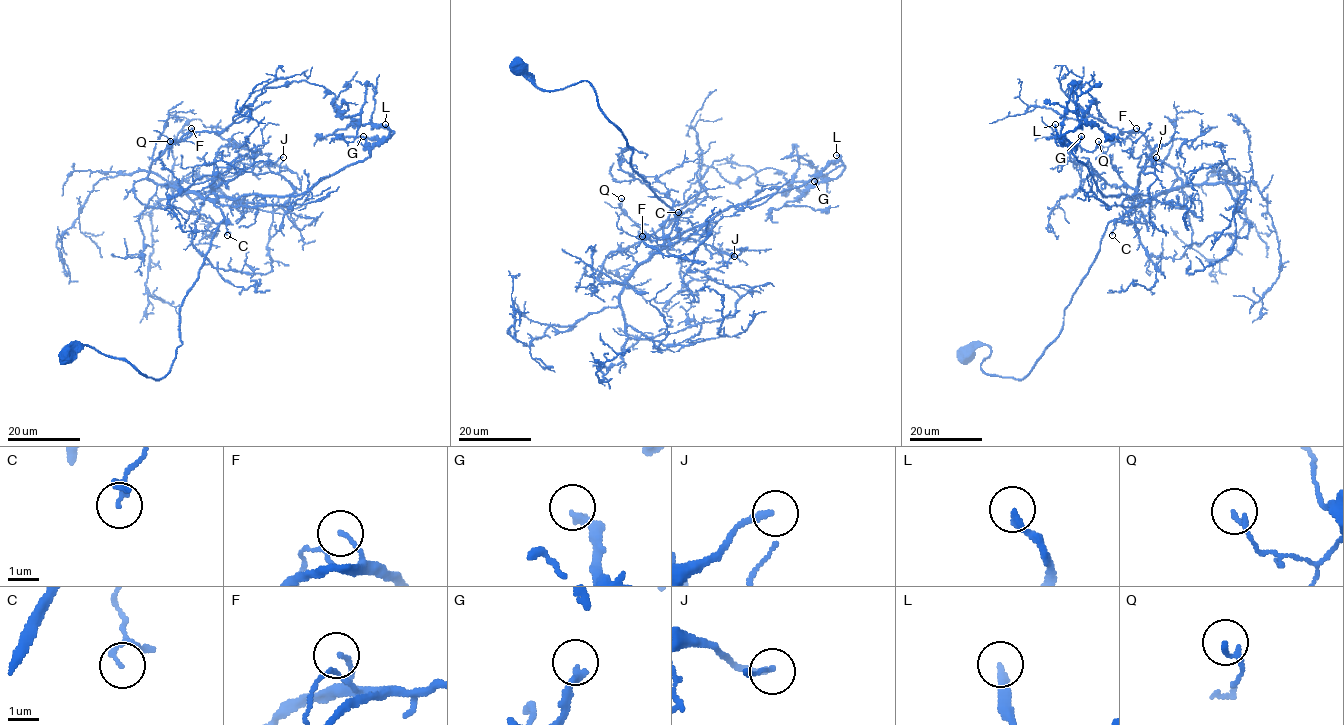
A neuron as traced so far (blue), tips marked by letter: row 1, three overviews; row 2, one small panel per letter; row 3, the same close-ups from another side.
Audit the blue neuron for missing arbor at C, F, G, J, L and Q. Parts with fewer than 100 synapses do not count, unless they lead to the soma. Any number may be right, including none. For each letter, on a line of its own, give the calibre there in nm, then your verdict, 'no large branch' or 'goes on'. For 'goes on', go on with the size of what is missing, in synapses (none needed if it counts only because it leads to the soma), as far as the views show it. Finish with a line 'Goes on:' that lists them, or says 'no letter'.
C: 100 nm thick; no large branch
F: 130 nm thick; no large branch
G: 280 nm thick; no large branch
J: 140 nm thick; no large branch
L: 240 nm thick; goes on; about 110 synapses
Q: 170 nm thick; no large branch
Goes on: L

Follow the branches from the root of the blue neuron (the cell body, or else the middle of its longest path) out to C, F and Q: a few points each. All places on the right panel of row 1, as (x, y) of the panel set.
C: (965, 357), (987, 345), (986, 373), (1023, 379), (1061, 331), (1113, 220), (1112, 235)
F: (965, 357), (987, 345), (986, 373), (1023, 379), (1061, 331), (1106, 225), (1183, 186), (1136, 128)
Q: (965, 357), (987, 345), (986, 373), (1023, 379), (1061, 331), (1106, 225), (1183, 186), (1142, 133), (1098, 141)

